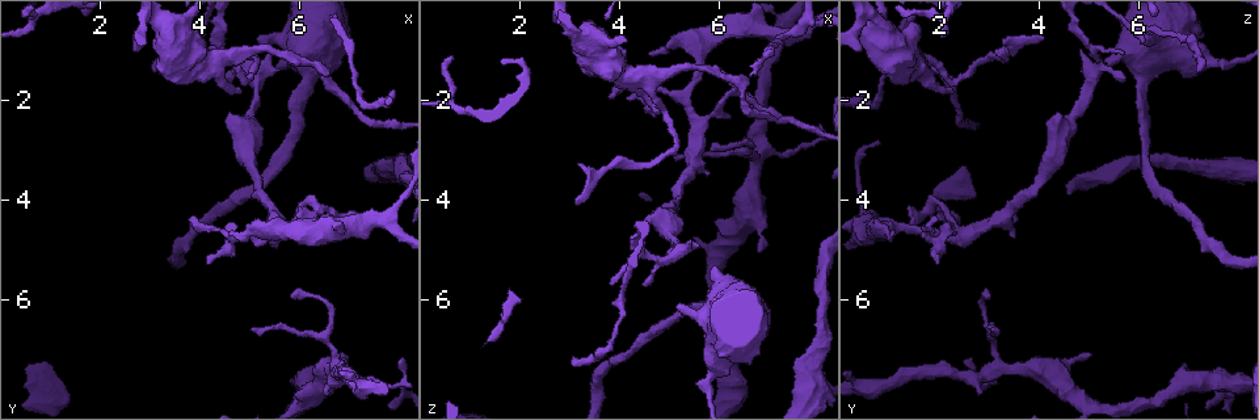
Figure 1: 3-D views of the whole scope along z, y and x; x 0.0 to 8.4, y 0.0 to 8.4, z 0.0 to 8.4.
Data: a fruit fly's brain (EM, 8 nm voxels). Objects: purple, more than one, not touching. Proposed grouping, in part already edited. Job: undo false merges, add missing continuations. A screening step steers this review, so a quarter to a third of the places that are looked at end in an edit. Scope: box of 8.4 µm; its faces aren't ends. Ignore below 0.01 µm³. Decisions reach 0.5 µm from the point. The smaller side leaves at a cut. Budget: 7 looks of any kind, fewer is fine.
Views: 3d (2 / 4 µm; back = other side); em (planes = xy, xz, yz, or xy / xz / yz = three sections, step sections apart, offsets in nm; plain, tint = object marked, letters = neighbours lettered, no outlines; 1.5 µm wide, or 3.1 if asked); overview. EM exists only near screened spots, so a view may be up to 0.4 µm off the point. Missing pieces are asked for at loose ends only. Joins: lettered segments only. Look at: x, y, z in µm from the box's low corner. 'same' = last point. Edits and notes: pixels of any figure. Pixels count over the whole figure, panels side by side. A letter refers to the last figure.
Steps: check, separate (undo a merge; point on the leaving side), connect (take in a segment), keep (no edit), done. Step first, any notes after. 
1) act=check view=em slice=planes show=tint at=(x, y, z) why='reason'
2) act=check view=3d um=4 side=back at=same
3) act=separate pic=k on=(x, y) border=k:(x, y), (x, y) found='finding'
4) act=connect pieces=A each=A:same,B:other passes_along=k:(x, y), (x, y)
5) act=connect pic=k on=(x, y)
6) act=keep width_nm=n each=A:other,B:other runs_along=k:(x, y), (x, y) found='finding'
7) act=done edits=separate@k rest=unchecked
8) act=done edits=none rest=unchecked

act=check view=3d um=2 at=(3.15, 1.45, 7.20) why='thin end'

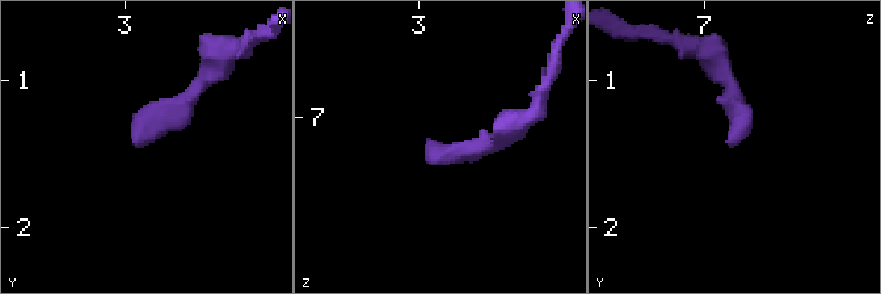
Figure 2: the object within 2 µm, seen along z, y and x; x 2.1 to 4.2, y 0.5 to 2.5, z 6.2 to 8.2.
act=check view=em slice=planes show=letters at=(3.10, 1.46, 7.18)

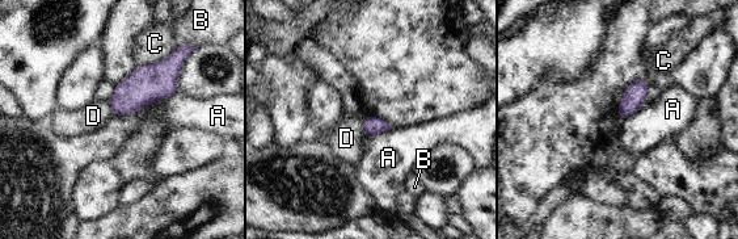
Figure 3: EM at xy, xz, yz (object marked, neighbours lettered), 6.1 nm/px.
act=keep width_nm=110 each=A:other,B:other,C:other,D:other border=3:(393, 128), (365, 135) found='none of them fits'

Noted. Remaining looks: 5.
act=check view=em slice=planes show=letters at=(4.70, 1.80, 2.25) why='free end'

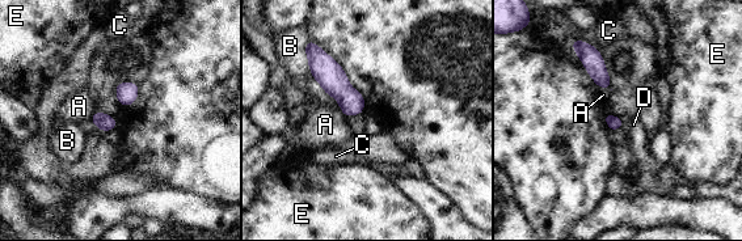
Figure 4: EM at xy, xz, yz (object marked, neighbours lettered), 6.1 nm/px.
act=keep each=A:other,B:other,C:other,D:other,E:other border=4:(333, 96), (345, 117) found='none of them fits'

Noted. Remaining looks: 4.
act=check view=em slice=planes show=letters at=(4.60, 4.75, 1.05) why='an open end'

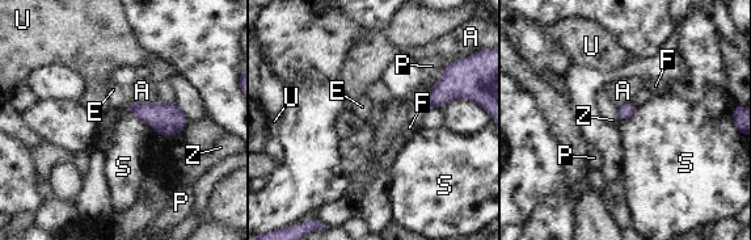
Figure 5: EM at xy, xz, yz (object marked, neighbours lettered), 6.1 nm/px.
act=keep each=A:other,E:other,F:other,P:other,S:other,U:other,Z:other border=5:(637, 108), (627, 120), (620, 122) found='none of them fits'

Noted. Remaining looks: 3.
act=done edits=none rest=unchecked

